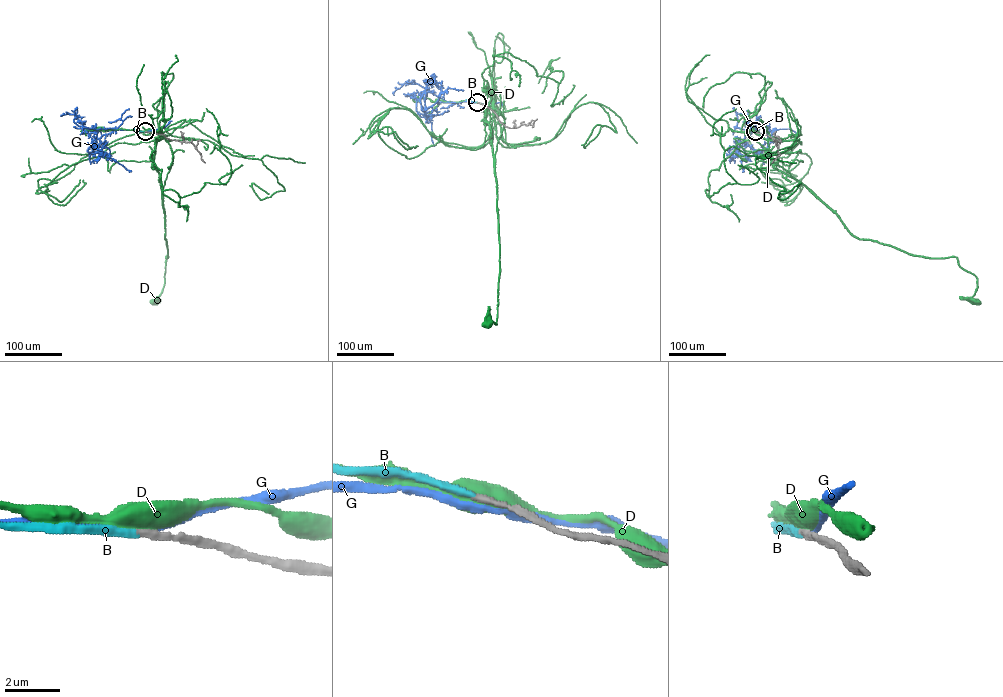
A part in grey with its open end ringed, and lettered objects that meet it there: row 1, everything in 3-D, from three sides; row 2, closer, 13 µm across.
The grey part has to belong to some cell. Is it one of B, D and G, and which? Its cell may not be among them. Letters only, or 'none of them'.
B

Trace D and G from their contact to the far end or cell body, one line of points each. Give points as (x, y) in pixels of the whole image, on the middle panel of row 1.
D: (477, 102), (490, 106), (492, 101), (505, 118), (495, 154), (497, 317), (496, 324), (489, 315), (487, 322)
G: (477, 102), (440, 102), (427, 118), (424, 110), (434, 103), (440, 94), (449, 88), (463, 90)

